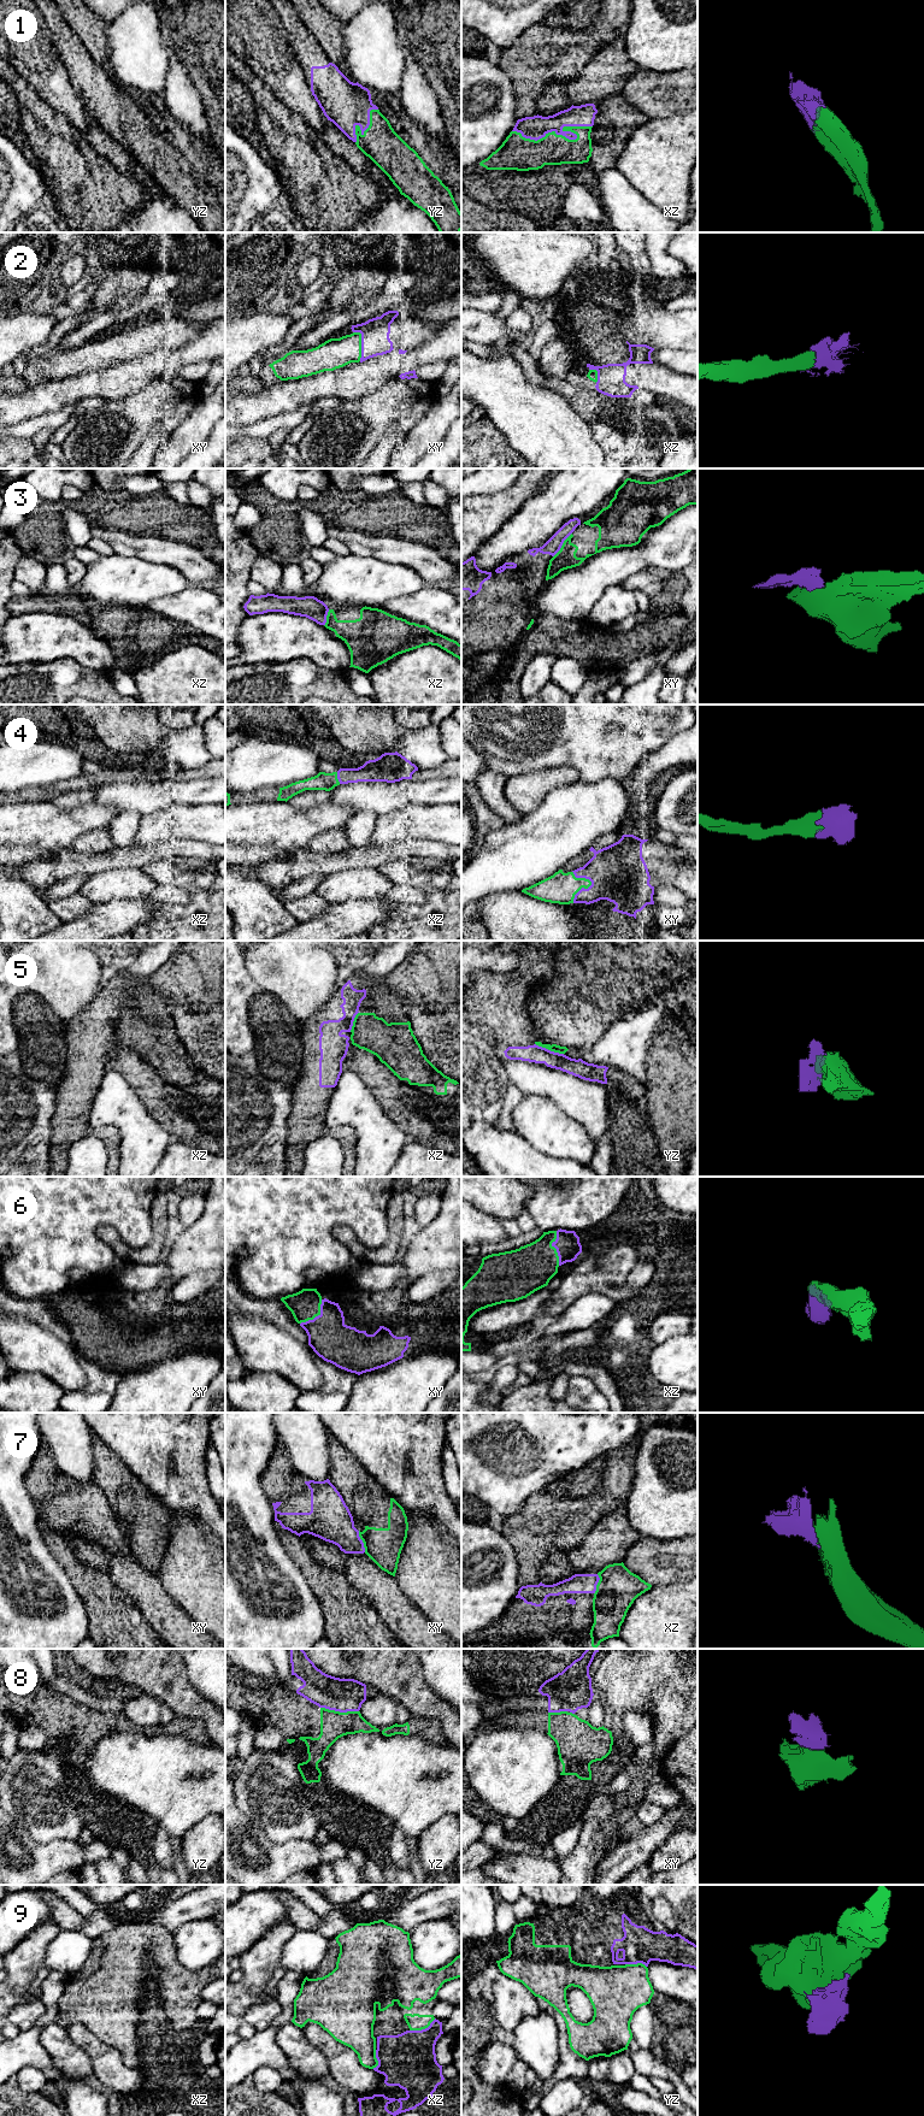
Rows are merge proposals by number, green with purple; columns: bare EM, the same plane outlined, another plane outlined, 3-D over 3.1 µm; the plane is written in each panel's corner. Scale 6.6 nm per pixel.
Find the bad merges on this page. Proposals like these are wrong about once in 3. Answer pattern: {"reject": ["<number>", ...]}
{"reject": ["3", "5", "7", "8", "9"]}

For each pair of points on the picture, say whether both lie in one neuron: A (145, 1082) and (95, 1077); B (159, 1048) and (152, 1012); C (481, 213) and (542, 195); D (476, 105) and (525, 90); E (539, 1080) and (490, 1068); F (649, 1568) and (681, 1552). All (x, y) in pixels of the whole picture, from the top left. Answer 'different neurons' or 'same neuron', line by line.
A: different neurons
B: same neuron
C: different neurons
D: different neurons
E: different neurons
F: same neuron

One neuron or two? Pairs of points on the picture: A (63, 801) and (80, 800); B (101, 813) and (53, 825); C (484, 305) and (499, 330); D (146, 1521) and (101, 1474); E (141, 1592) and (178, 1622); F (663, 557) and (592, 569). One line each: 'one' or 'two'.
A: one
B: one
C: two
D: one
E: one
F: one

